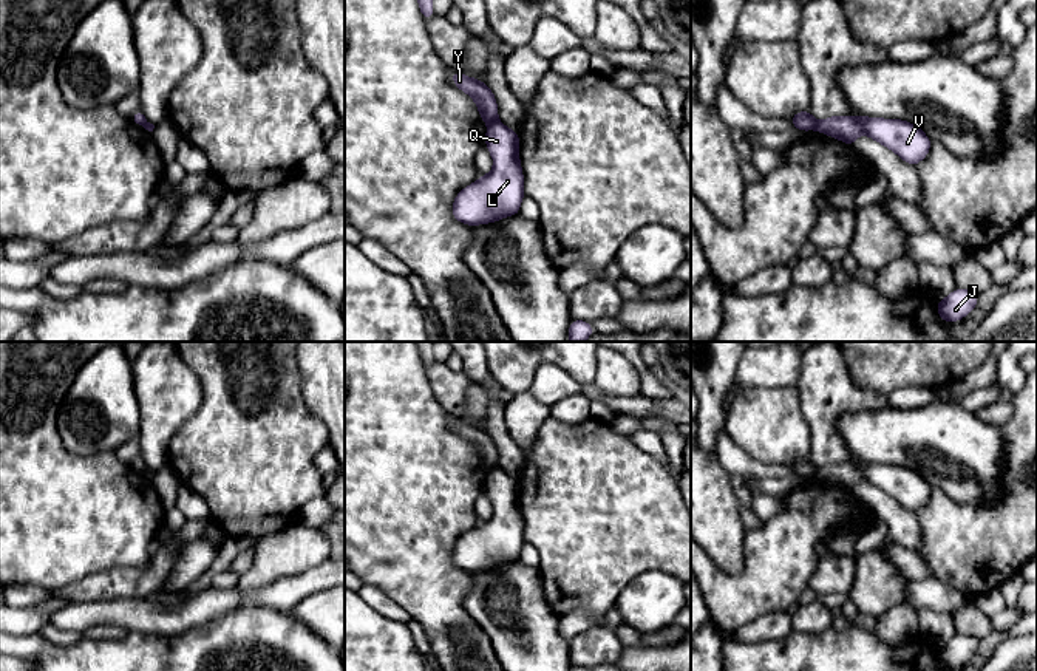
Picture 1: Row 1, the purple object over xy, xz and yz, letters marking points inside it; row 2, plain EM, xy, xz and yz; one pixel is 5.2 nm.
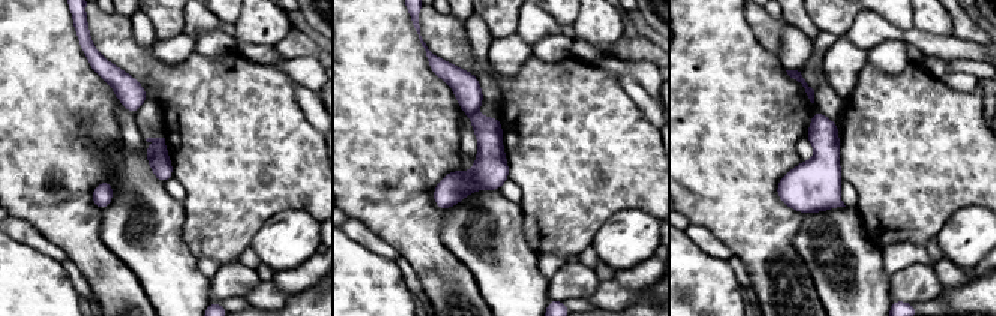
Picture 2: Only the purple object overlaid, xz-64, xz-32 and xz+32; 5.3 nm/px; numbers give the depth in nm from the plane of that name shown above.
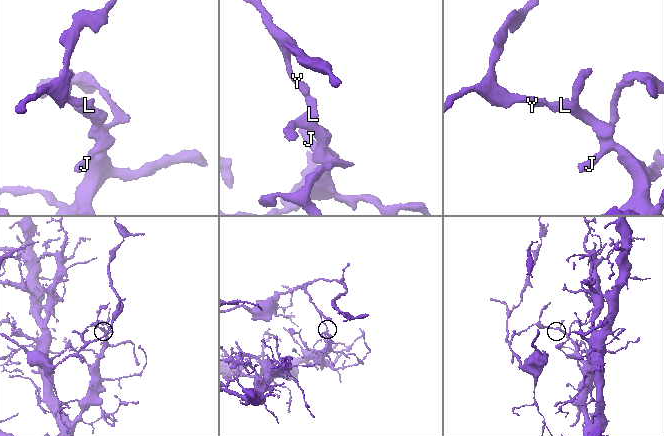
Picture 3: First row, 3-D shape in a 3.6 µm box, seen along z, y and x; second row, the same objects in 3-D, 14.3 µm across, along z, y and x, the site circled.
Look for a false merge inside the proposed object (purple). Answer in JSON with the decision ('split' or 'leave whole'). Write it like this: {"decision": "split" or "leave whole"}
{"decision": "split"}

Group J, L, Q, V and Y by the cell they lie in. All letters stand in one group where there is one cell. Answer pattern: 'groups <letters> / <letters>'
groups J L Q V / Y

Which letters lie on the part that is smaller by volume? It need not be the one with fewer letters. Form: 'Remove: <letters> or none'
Remove: Y

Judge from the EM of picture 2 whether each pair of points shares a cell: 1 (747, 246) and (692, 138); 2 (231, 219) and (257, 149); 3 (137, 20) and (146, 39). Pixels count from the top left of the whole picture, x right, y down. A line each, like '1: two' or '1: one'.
1: one
2: one
3: one

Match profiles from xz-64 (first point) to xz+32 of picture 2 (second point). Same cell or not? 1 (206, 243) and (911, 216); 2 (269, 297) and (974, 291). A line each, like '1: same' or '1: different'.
1: same
2: same

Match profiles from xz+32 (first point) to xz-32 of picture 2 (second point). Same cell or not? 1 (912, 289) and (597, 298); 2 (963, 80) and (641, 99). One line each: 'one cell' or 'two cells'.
1: two cells
2: one cell

